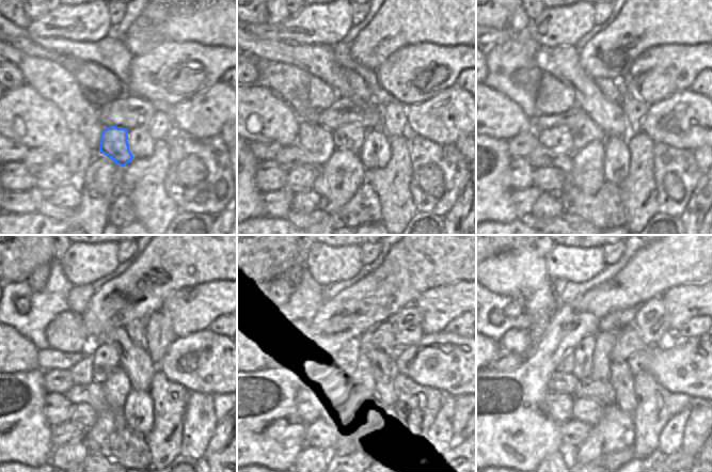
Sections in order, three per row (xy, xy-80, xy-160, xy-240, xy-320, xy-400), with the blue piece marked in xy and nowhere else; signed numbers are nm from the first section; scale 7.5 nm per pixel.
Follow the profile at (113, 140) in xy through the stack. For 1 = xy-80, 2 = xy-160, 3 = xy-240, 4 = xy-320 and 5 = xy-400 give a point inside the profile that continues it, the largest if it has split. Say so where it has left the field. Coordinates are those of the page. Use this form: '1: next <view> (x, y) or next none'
1: next xy-80 (350, 137)
2: next xy-160 (586, 130)
3: next xy-240 (105, 359)
4: next xy-320 (345, 357)
5: next xy-400 (584, 352)

